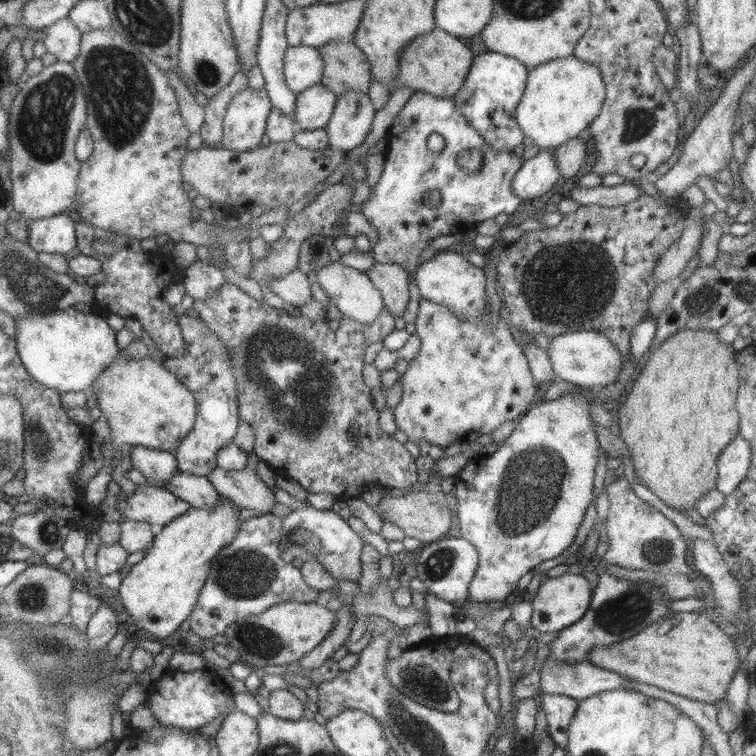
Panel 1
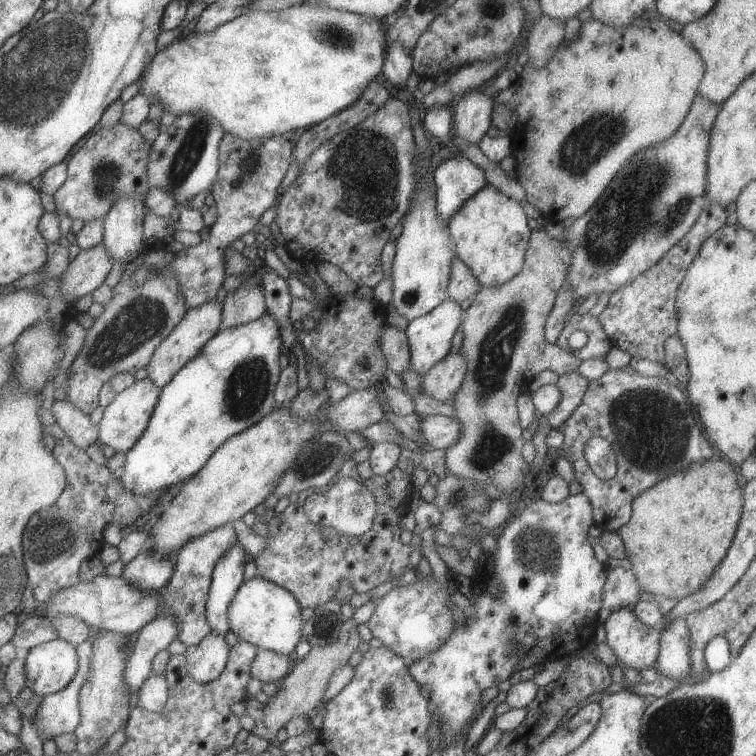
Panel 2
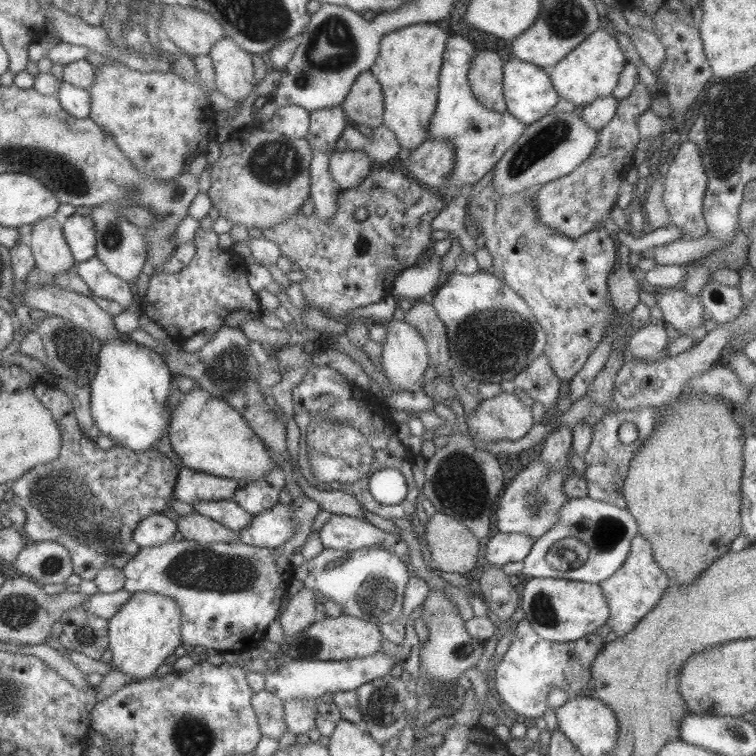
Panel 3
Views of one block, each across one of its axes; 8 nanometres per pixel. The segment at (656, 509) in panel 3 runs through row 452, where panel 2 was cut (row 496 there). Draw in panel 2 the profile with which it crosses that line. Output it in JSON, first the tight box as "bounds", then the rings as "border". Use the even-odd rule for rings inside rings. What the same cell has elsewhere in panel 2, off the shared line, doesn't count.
{"bounds":[616,456,743,600],"border":[[[722,456],[693,462],[687,470],[675,472],[653,484],[649,490],[637,494],[631,504],[629,521],[616,532],[623,542],[625,558],[631,564],[630,570],[640,590],[659,600],[681,600],[699,590],[721,564],[734,538],[743,507],[742,496],[742,480],[738,470]]]}

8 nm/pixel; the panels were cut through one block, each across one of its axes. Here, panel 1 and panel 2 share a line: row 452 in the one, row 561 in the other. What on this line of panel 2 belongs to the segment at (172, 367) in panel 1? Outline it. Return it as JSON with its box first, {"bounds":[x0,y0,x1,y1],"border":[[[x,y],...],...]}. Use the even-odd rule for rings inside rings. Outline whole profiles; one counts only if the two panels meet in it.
{"bounds":[157,523,237,648],"border":[[[227,523],[223,524],[223,526],[217,526],[215,530],[205,532],[203,536],[187,540],[185,546],[181,546],[181,550],[177,550],[175,566],[172,568],[170,580],[160,592],[161,610],[157,612],[157,616],[171,614],[171,616],[175,616],[179,620],[177,639],[186,648],[195,646],[210,632],[210,627],[205,617],[205,602],[213,568],[217,560],[221,558],[221,554],[227,552],[235,542],[237,542],[236,533],[231,523]]]}

